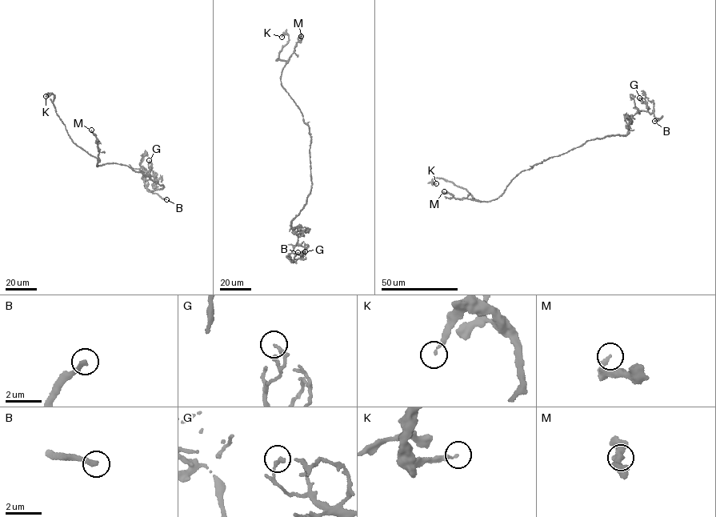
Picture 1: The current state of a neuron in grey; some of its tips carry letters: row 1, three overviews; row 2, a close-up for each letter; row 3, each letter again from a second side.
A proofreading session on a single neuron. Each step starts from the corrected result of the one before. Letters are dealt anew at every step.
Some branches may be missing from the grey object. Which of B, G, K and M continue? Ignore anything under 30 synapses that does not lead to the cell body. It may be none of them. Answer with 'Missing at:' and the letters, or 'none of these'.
Missing at: B

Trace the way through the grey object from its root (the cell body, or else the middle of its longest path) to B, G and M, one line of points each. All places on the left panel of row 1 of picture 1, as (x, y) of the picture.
B: (146, 175), (164, 187), (148, 190), (145, 182), (147, 174), (142, 171), (146, 187), (166, 199)
G: (146, 175), (163, 188), (149, 190), (146, 186), (147, 174), (142, 171), (154, 176), (149, 160)
M: (146, 175), (122, 164), (97, 166), (98, 142), (91, 130)

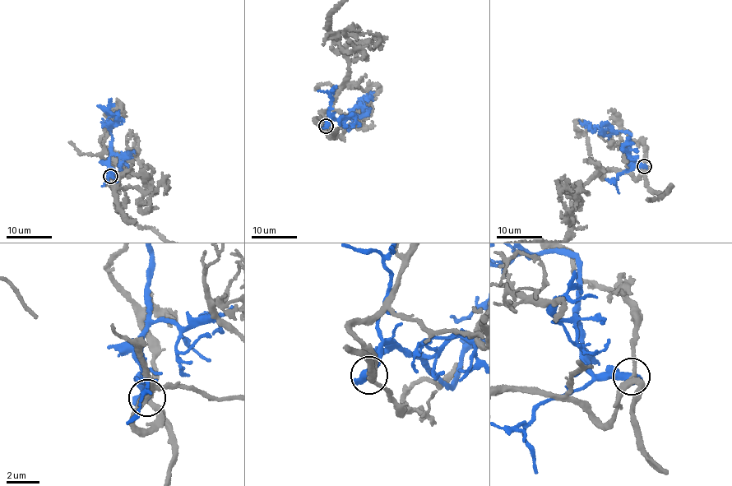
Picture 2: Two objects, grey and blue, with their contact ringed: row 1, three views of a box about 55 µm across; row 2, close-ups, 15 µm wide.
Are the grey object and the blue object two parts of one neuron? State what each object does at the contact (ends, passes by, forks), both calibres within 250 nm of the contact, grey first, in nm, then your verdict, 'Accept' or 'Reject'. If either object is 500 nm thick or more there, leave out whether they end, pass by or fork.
Thickness 260 nm (grey) against 650 nm. Reject

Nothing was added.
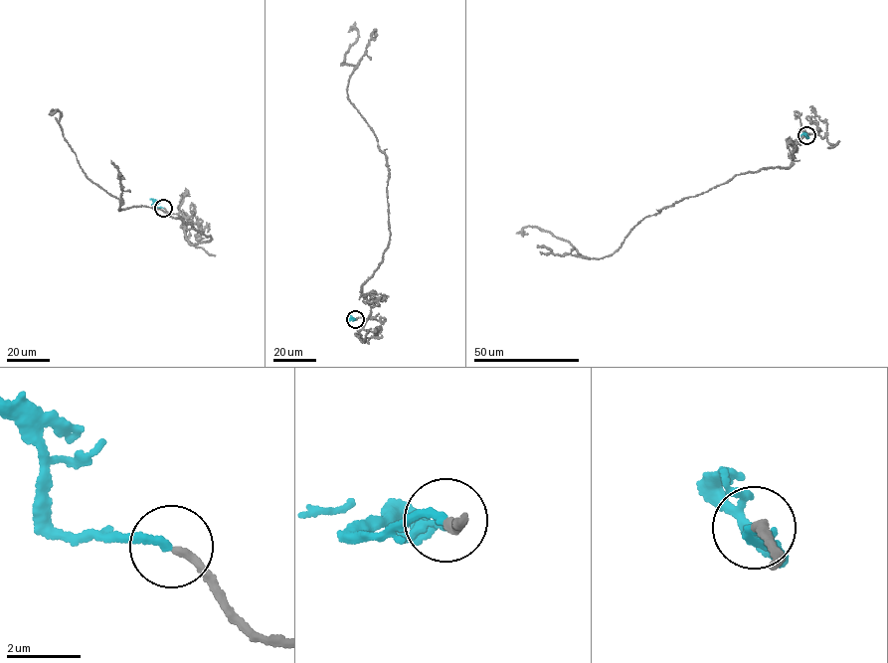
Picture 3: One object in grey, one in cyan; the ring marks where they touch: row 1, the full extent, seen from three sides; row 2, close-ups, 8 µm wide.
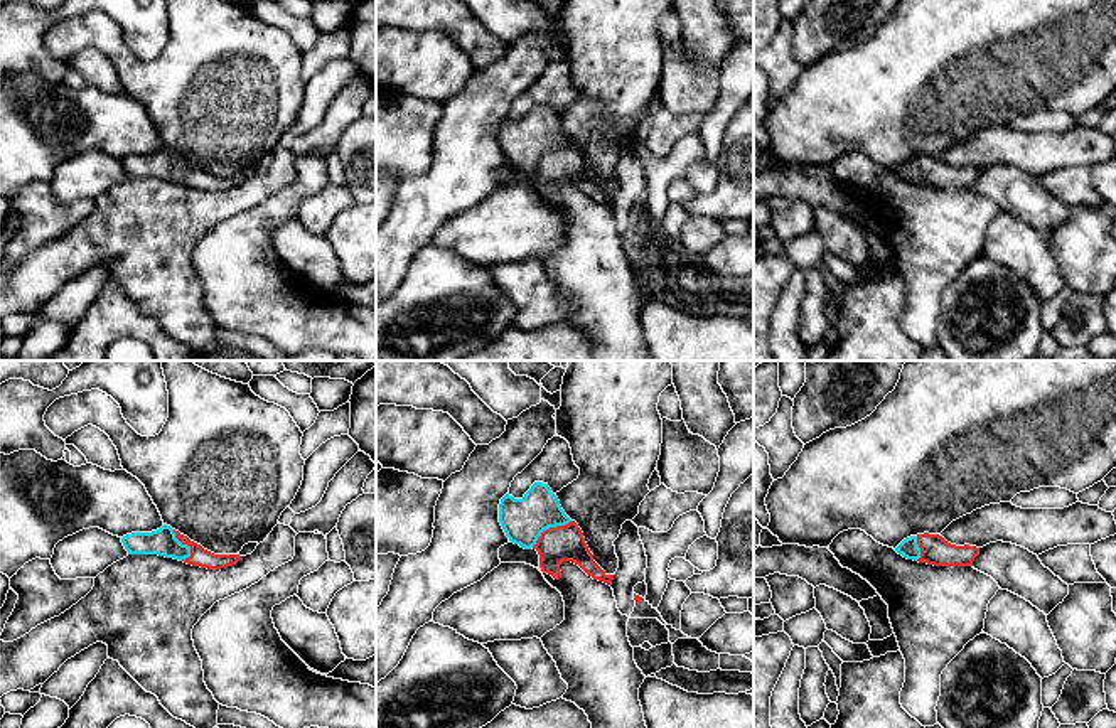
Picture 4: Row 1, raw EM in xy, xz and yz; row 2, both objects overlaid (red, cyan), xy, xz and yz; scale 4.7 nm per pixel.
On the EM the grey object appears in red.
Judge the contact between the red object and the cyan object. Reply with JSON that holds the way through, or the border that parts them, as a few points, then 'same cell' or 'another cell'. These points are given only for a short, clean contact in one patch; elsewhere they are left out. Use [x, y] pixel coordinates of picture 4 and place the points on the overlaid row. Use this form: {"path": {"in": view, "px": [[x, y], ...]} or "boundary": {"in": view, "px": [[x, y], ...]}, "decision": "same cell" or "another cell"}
{"path": {"in": "xz", "px": [[563, 543], [550, 528], [538, 521], [523, 519]]}, "decision": "same cell"}

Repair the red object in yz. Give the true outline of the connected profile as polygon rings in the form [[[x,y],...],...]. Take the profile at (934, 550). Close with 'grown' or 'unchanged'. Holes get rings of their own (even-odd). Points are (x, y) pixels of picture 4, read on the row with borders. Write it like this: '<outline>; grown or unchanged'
[[[917,534],[904,539],[895,551],[907,559],[927,563],[934,566],[973,566],[979,554],[976,546],[956,546],[939,534]]]; grown

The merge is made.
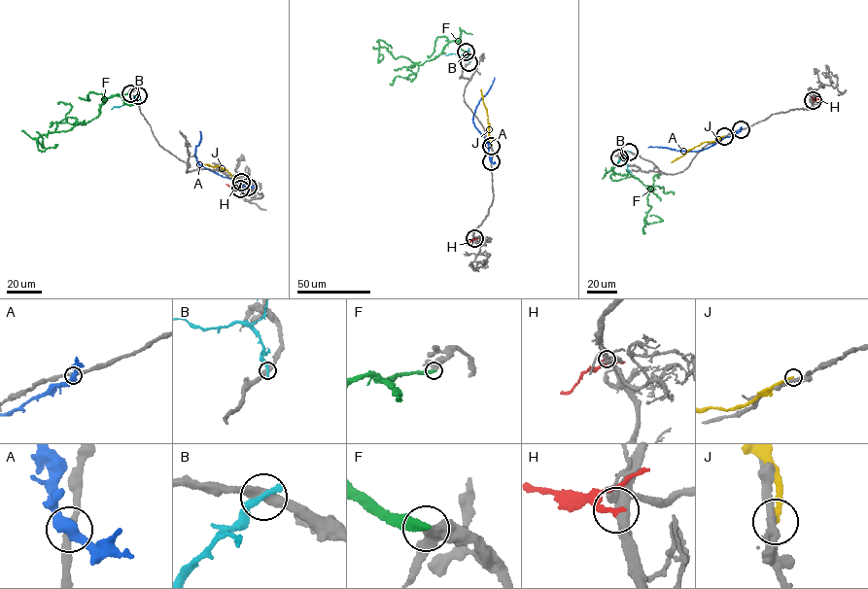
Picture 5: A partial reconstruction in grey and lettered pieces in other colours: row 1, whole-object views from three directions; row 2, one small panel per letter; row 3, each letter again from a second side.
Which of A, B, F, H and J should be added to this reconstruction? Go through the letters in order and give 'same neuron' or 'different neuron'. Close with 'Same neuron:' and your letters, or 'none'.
A: different neuron
B: different neuron
F: same neuron
H: different neuron
J: different neuron
Same neuron: F

